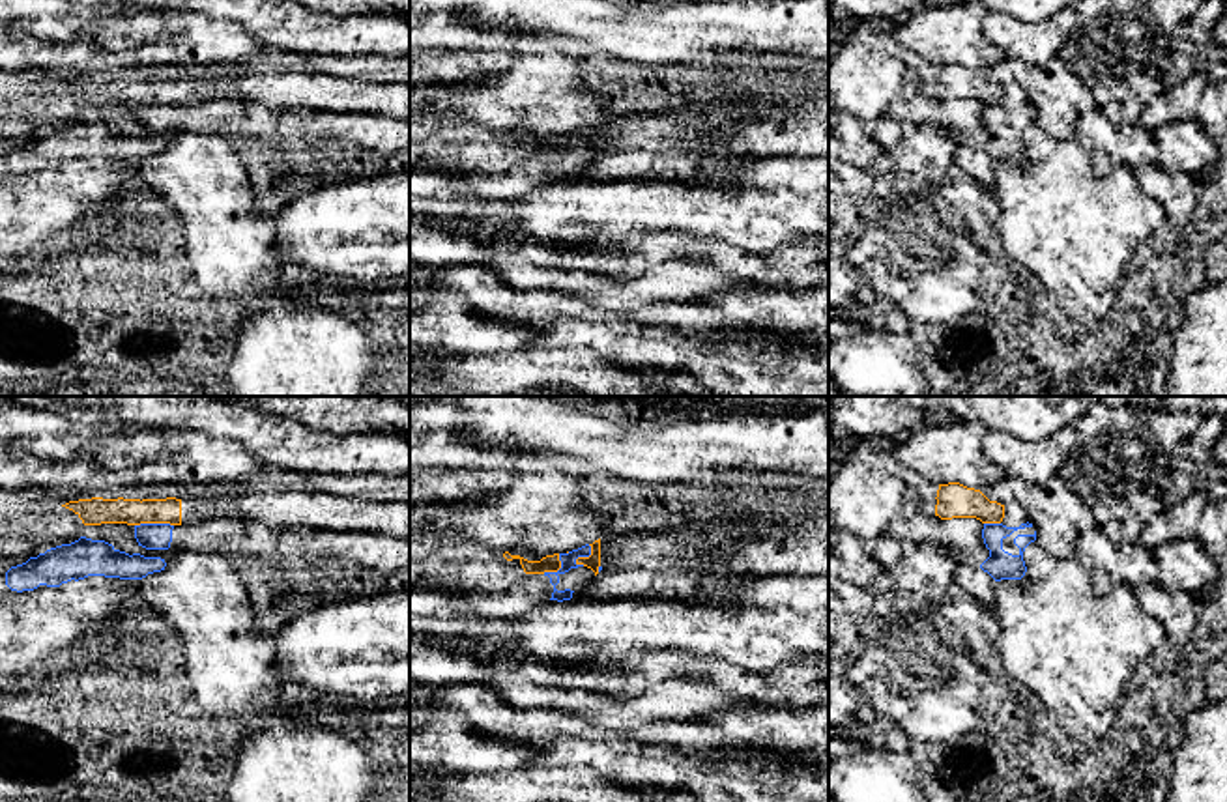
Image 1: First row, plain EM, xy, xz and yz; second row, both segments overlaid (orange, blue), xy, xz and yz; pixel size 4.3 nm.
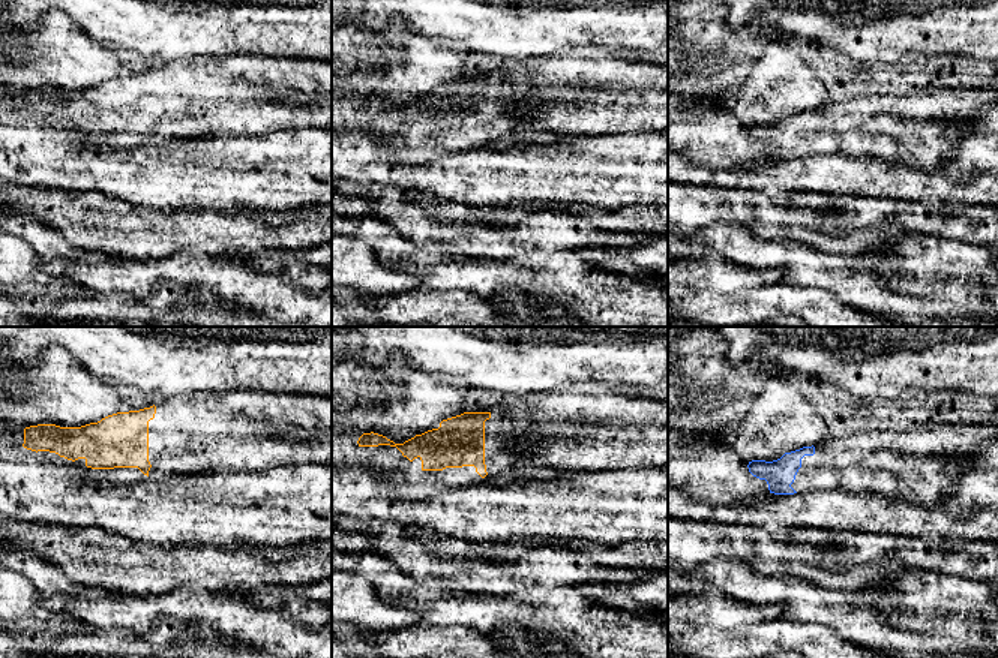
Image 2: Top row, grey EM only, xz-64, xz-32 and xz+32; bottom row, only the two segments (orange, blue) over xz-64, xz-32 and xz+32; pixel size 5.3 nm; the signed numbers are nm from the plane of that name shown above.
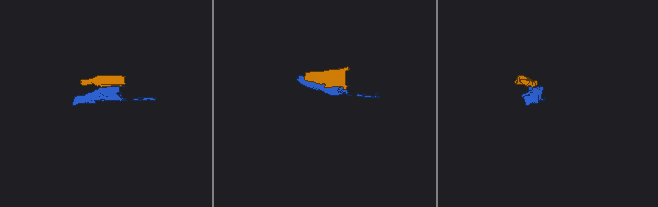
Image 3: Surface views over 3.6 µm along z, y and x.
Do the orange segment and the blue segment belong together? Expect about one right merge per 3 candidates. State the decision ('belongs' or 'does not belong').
does not belong

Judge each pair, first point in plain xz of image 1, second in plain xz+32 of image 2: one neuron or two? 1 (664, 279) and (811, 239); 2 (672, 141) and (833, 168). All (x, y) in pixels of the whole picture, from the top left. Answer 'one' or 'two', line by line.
1: one
2: two

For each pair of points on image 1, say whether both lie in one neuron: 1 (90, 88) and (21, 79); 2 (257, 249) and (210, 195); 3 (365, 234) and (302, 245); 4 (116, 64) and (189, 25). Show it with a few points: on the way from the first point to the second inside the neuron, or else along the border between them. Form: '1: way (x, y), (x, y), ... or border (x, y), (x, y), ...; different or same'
1: border (60, 85), (19, 98); different
2: way (244, 236), (219, 208); same
3: way (350, 234), (317, 234); same
4: way (135, 57), (165, 51), (173, 43); same

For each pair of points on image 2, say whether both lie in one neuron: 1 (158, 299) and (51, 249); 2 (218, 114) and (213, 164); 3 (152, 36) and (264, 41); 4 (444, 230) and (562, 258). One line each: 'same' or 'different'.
1: different
2: different
3: same
4: different

